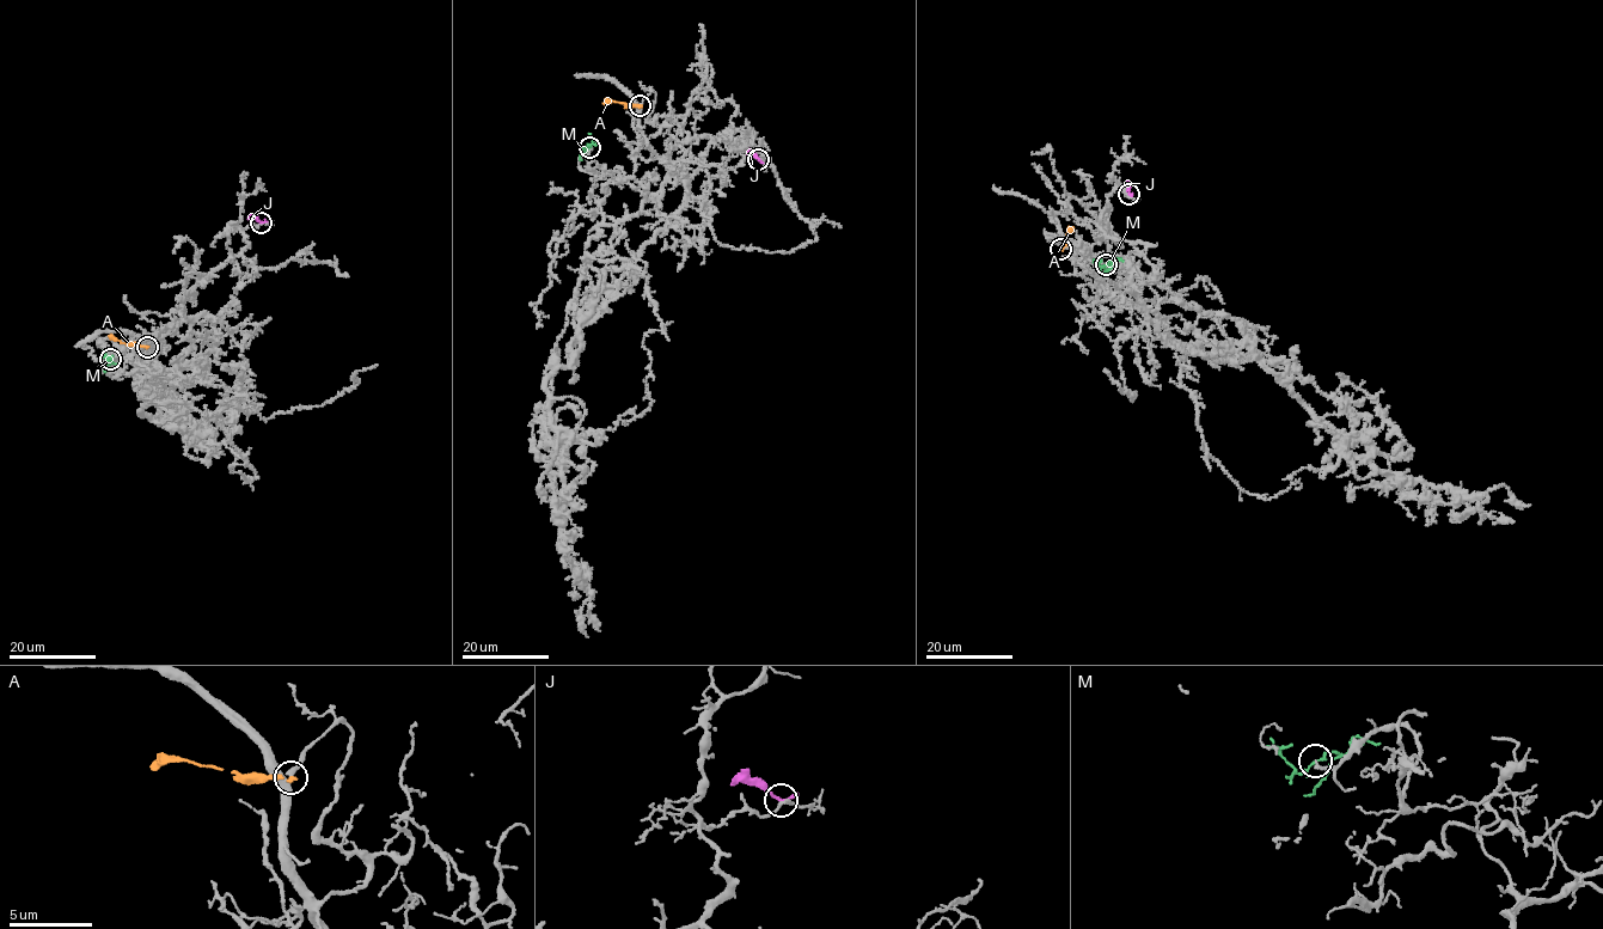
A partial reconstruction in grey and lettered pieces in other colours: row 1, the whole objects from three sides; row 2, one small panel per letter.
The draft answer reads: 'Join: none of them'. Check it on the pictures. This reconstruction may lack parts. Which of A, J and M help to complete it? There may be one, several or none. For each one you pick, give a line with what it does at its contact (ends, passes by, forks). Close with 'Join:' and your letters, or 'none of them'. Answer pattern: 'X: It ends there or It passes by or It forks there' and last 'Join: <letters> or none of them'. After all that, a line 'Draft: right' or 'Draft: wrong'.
Join: none of them
Draft: right

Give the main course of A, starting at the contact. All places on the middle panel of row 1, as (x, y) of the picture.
A: (640, 105), (603, 103)

